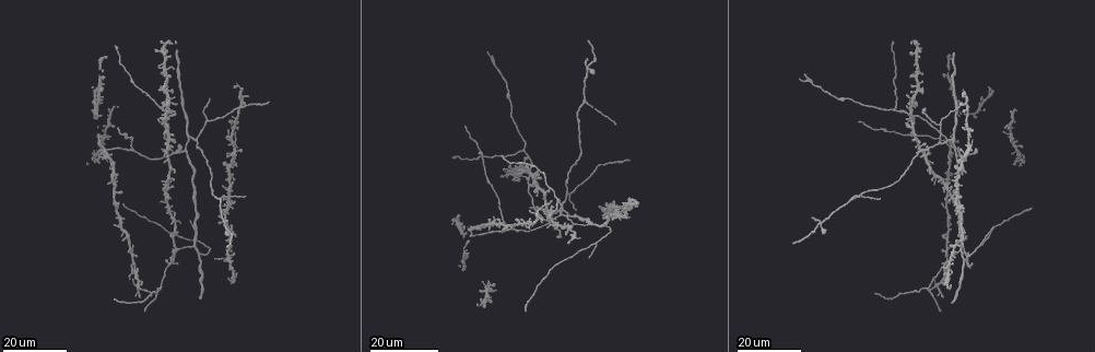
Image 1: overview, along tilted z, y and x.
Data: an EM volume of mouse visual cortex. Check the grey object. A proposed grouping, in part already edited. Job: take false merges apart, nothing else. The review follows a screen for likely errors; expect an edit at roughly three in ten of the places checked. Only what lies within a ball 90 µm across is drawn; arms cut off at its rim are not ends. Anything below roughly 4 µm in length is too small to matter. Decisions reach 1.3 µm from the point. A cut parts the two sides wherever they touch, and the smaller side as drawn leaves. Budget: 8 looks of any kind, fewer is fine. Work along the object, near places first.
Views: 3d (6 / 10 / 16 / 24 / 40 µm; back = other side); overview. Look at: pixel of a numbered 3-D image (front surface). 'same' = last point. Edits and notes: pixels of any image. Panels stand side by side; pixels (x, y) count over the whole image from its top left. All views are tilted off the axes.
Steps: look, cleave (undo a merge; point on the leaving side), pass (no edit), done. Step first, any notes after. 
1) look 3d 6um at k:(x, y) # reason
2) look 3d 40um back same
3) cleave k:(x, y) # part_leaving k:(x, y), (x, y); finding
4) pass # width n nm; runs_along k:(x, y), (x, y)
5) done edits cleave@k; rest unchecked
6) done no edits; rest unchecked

look 3d 16um at 1:(556, 199) # three arms meet

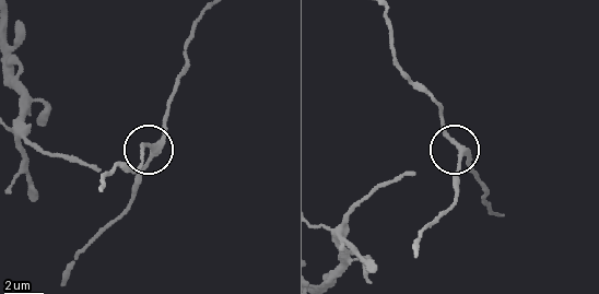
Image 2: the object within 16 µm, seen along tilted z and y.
look 3d 10um at 2:(152, 148)

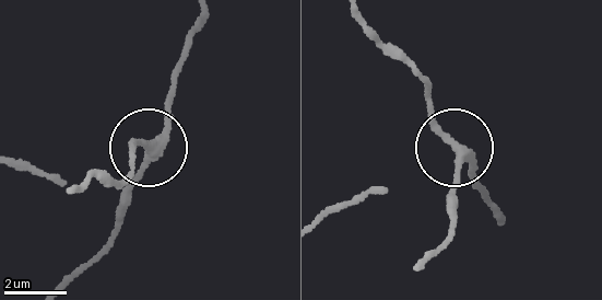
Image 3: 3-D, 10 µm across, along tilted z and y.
pass # arms 3; runs_along 3:(201, 20), (131, 199); all the same neuron

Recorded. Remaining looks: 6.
look 3d 16um at 1:(225, 227)

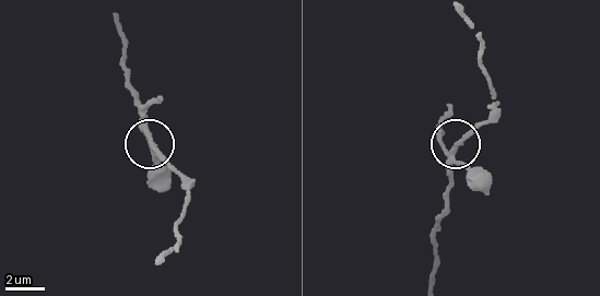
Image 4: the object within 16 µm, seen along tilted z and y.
look 3d 6um at 4:(454, 161)

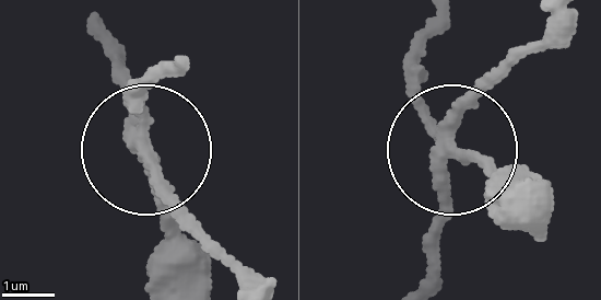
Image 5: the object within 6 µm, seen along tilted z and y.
look 3d 6um back at 5:(459, 149)

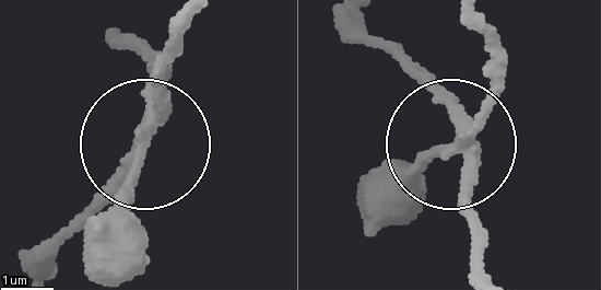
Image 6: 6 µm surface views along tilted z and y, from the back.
cleave 6:(503, 89) # width 240 nm; a second neuron is stuck on

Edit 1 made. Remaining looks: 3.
look overview # see it whole again

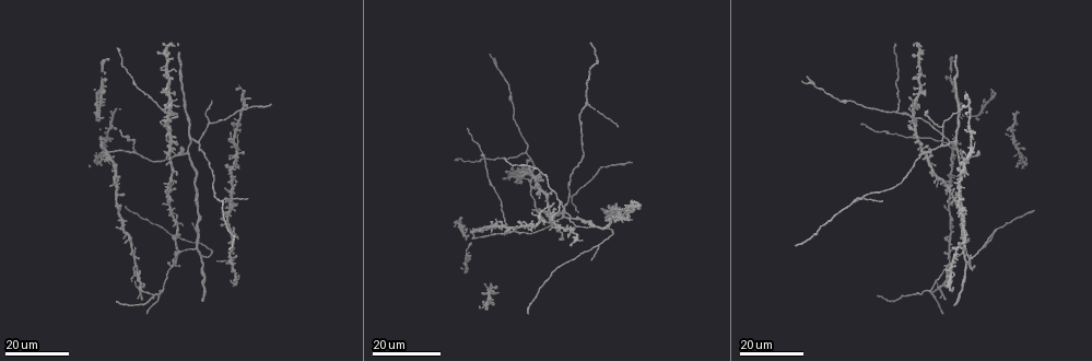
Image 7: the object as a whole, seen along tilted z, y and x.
look 3d 24um at 7:(592, 227) # thin arm on a thick one

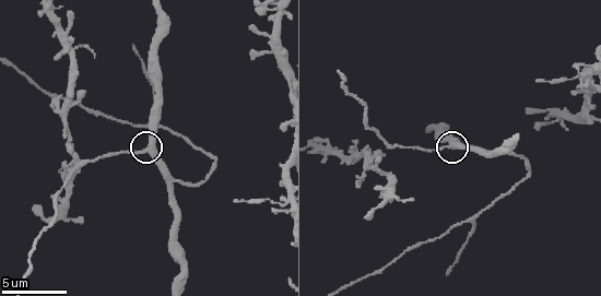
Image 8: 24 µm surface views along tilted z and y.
look 3d 10um at 8:(152, 152)

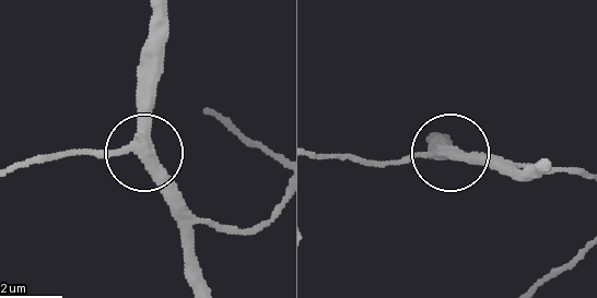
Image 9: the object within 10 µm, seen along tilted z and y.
pass # width 300 nm; runs_along 9:(153, 23), (153, 117), (141, 153), (53, 156); one neuron here

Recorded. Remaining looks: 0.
done edits cleave@6; rest unchecked

